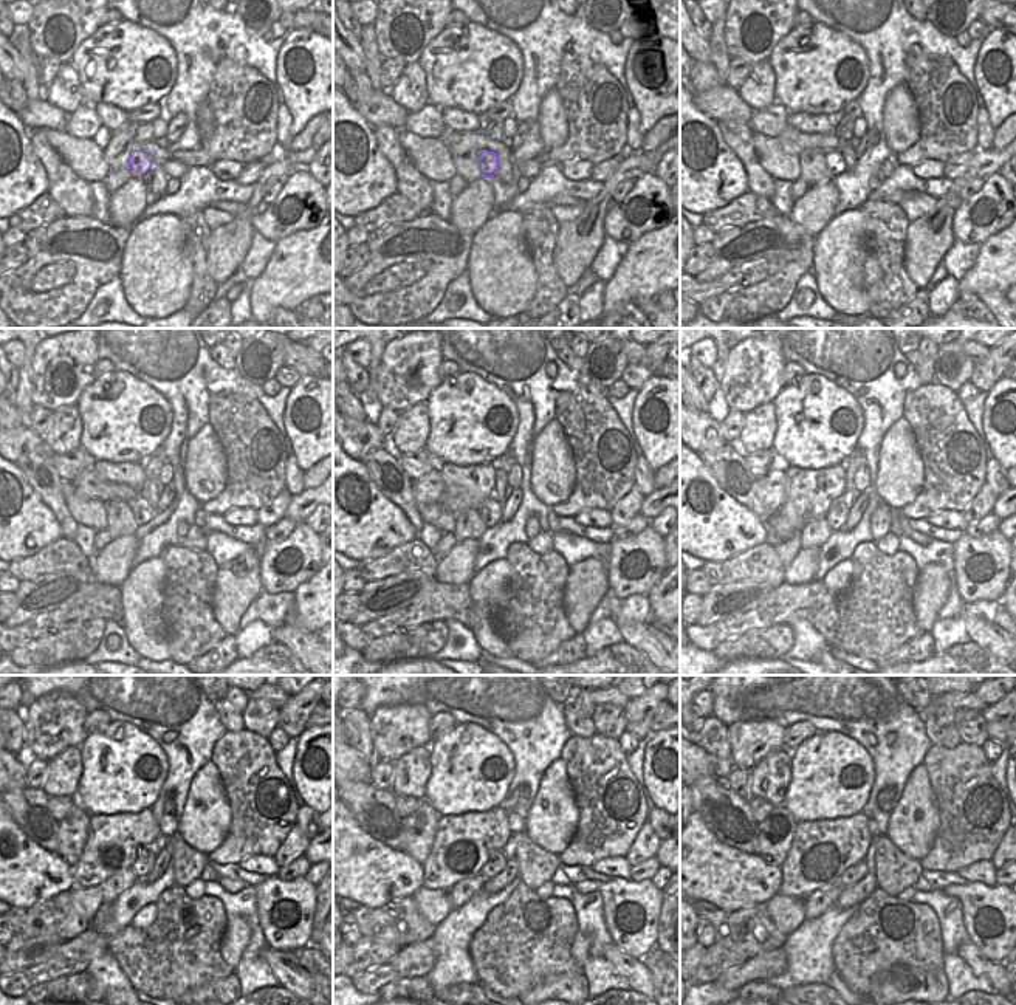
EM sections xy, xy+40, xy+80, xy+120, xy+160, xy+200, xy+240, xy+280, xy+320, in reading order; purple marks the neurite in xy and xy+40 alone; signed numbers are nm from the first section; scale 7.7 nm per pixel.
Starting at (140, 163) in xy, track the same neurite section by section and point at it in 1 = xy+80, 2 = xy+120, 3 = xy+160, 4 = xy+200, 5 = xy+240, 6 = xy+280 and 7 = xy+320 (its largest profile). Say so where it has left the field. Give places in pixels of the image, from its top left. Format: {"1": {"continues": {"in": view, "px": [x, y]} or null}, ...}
{"1": {"continues": {"in": "xy+80", "px": [835, 163]}}, "2": {"continues": {"in": "xy+120", "px": [143, 511]}}, "3": {"continues": {"in": "xy+160", "px": [490, 510]}}, "4": {"continues": {"in": "xy+200", "px": [838, 511]}}, "5": {"continues": {"in": "xy+240", "px": [144, 860]}}, "6": {"continues": {"in": "xy+280", "px": [496, 863]}}, "7": {"continues": {"in": "xy+320", "px": [857, 872]}}}

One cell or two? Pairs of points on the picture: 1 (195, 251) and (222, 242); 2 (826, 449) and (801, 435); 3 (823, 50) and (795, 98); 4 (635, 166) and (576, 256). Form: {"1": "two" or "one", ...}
{"1": "two", "2": "one", "3": "one", "4": "one"}

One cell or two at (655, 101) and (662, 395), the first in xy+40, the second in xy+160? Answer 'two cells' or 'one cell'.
one cell

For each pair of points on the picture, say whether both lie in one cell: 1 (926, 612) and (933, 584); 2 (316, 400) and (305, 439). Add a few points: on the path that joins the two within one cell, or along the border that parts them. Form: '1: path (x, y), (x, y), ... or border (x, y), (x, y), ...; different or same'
1: path (926, 606), (931, 590); same
2: path (301, 397), (291, 406), (291, 423); same

